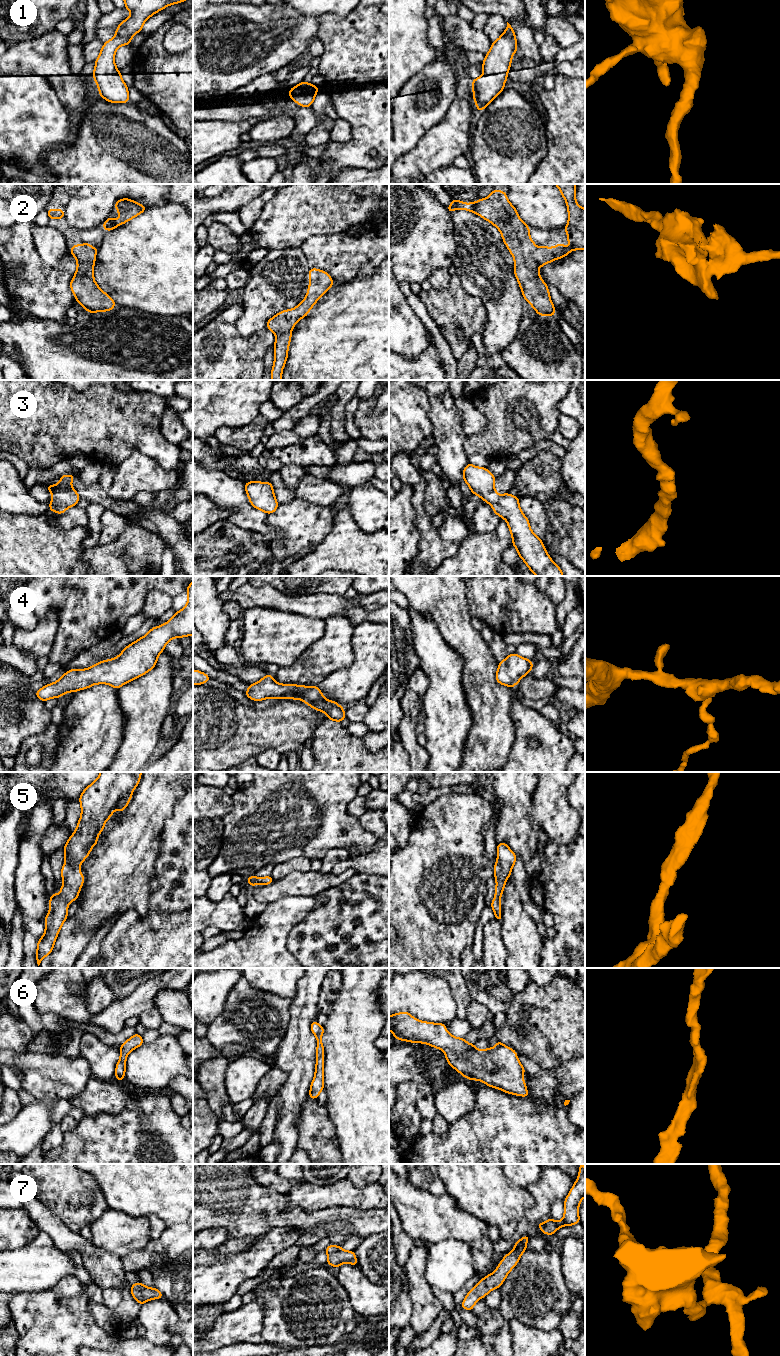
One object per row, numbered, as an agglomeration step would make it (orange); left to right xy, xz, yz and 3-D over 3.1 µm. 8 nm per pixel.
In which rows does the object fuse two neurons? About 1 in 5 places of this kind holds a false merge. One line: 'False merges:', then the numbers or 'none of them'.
False merges: none of them

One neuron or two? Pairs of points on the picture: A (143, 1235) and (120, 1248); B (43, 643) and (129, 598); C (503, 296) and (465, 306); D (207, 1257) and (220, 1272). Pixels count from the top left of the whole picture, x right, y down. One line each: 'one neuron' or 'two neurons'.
A: one neuron
B: two neurons
C: two neurons
D: two neurons

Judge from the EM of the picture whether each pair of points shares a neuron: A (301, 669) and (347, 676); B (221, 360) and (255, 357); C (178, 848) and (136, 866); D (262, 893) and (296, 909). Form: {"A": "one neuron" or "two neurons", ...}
{"A": "two neurons", "B": "one neuron", "C": "two neurons", "D": "two neurons"}

